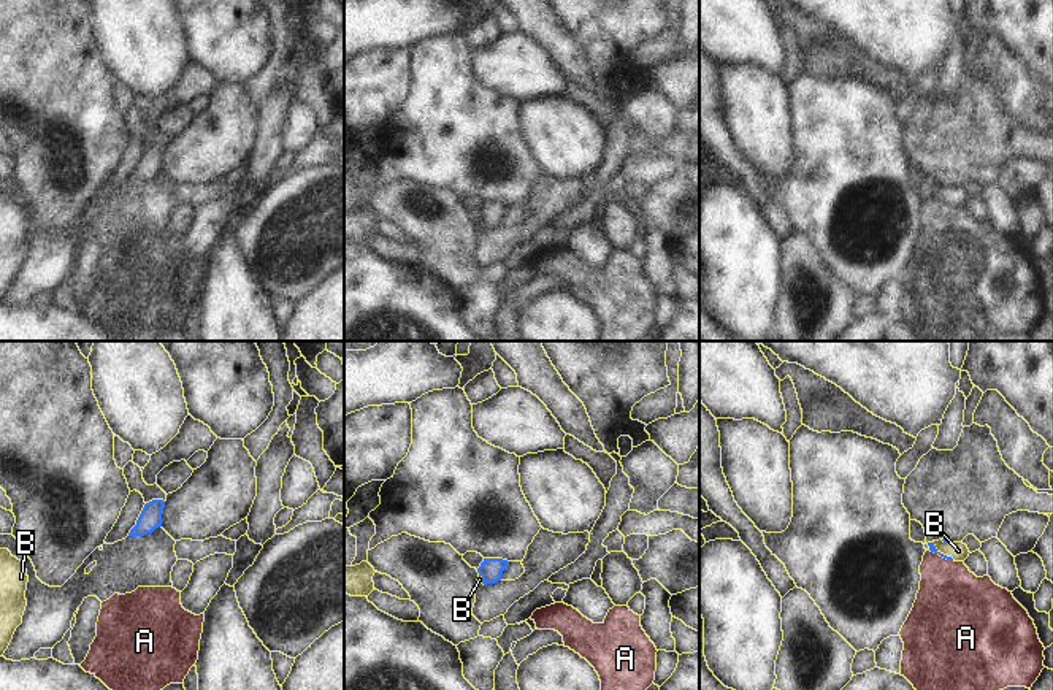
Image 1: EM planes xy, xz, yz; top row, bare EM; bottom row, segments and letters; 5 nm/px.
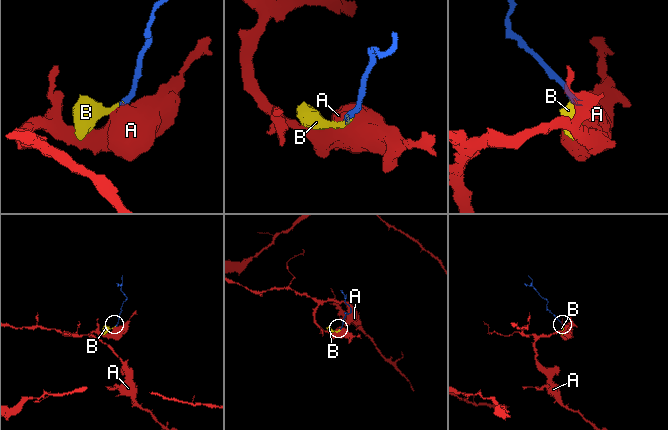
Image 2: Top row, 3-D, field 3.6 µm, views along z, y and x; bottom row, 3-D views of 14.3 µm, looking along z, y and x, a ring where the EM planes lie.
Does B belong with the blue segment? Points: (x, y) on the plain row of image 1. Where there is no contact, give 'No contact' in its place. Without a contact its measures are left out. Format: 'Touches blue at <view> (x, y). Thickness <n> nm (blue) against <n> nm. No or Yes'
Touches blue at yz (942, 199). Thickness 30 nm (blue) against 90 nm. Yes

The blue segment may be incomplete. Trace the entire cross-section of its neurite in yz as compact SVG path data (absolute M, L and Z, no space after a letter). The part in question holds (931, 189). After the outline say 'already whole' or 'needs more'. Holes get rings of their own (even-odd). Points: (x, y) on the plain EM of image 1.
M939 184L939 186L928 187L928 190L931 197L955 206L964 206L971 198L967 190L963 187Z; needs more

